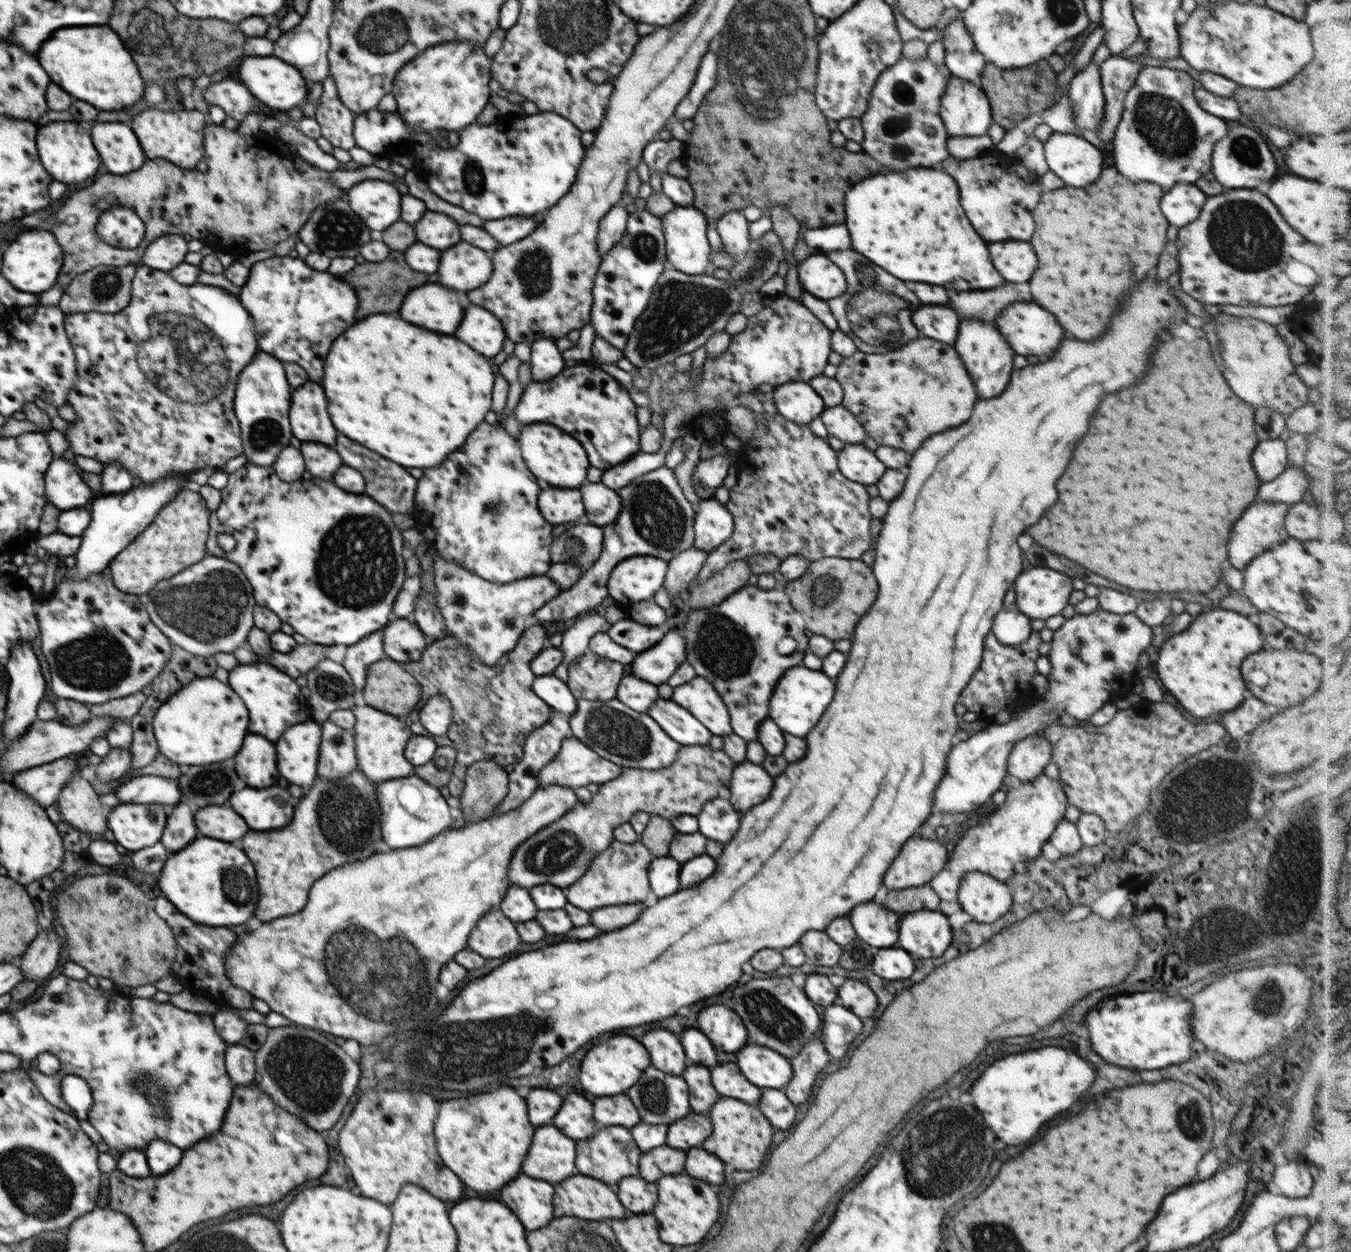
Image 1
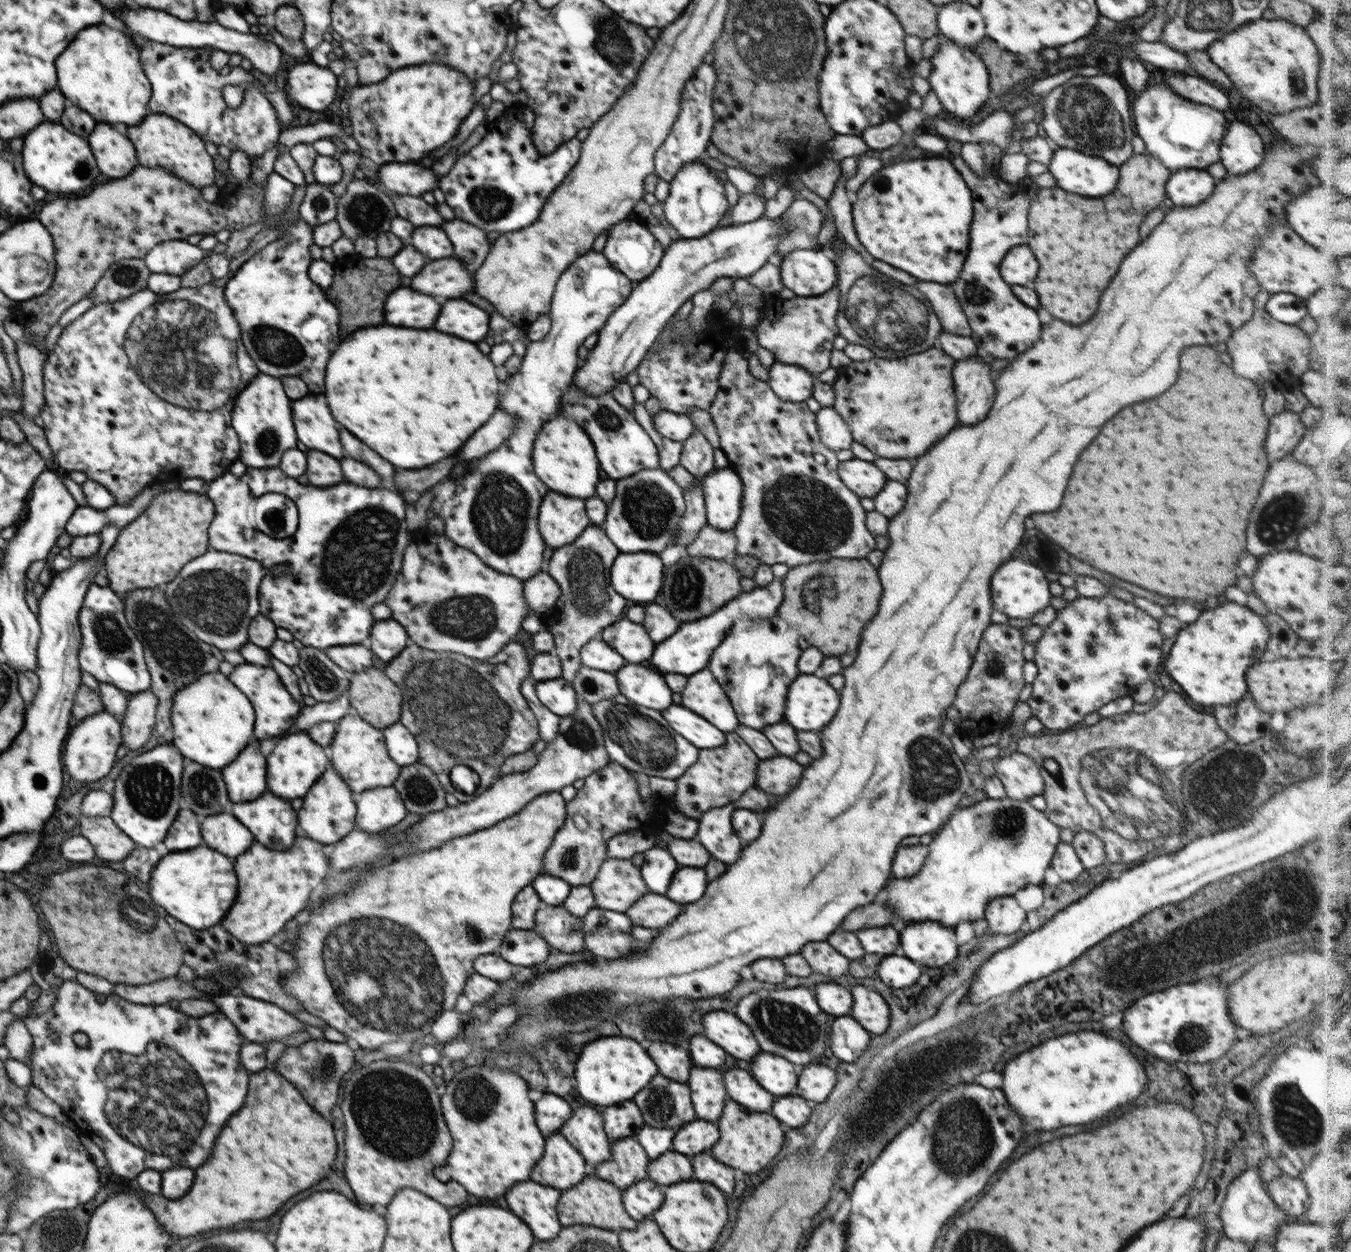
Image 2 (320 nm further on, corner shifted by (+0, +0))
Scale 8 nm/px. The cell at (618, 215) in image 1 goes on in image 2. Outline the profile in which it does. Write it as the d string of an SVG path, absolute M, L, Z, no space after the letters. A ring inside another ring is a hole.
M591 249L573 260L555 284L548 314L551 318L550 332L539 341L530 341L527 344L526 353L521 358L520 368L510 374L507 381L505 380L500 408L506 410L506 413L512 412L520 418L516 422L514 434L510 434L496 450L478 460L476 474L482 476L484 484L480 484L480 486L466 484L466 478L474 478L474 470L470 470L470 474L466 474L466 476L454 477L450 480L445 478L442 482L437 482L434 488L430 488L430 491L435 494L430 509L434 510L435 514L444 522L444 536L453 540L458 546L474 551L474 554L477 554L482 562L498 572L509 574L522 581L541 572L546 546L538 528L539 506L548 494L548 486L542 480L538 480L538 476L532 470L532 446L534 446L536 434L546 422L554 418L555 413L558 412L562 395L572 385L575 372L581 362L578 349L588 337L597 334L614 310L622 306L622 303L630 296L634 285L634 282L613 266L603 252Z

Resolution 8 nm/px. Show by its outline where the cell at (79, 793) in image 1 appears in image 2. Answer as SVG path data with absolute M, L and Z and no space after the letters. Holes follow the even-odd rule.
M84 816L79 818L81 832L95 848L95 855L111 865L119 865L137 847L137 844L118 828L111 816Z

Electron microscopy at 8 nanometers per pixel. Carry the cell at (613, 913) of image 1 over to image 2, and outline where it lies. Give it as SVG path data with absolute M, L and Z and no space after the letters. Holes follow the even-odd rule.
M648 893L640 902L634 903L625 913L633 926L659 929L666 928L682 912L682 904L676 904L664 895Z

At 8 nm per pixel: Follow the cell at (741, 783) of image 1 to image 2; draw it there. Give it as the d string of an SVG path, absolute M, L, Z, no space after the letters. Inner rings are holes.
M779 754L770 760L759 761L756 787L780 798L796 788L804 766L792 758Z

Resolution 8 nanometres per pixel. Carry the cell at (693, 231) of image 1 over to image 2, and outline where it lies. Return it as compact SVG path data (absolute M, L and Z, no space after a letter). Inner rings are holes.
M706 157L686 163L670 182L668 198L662 203L664 221L668 221L682 239L700 238L712 232L728 209L724 183L714 174L715 166Z

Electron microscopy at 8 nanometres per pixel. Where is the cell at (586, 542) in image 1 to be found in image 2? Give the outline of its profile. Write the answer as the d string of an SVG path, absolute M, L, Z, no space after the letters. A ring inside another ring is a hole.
M592 524L572 544L556 548L549 560L547 573L559 584L561 595L556 604L542 614L541 624L543 624L543 630L548 631L554 637L555 648L553 653L560 659L561 677L571 683L577 677L576 673L580 671L582 666L581 648L590 642L596 634L600 634L606 626L618 622L626 610L626 598L622 598L620 594L614 592L614 588L610 584L610 568L612 568L612 562L616 560L619 553L606 532L599 526Z

